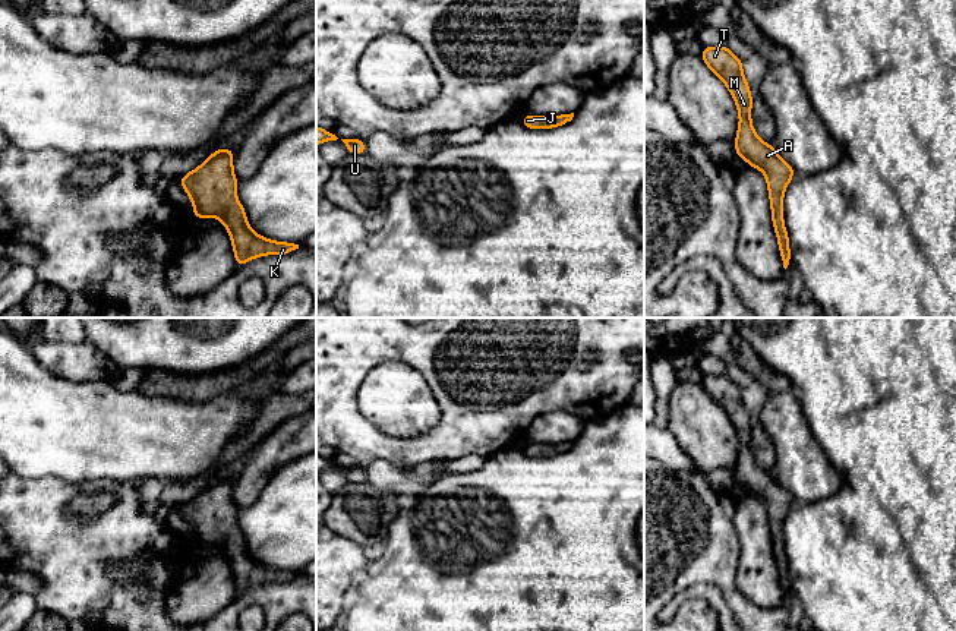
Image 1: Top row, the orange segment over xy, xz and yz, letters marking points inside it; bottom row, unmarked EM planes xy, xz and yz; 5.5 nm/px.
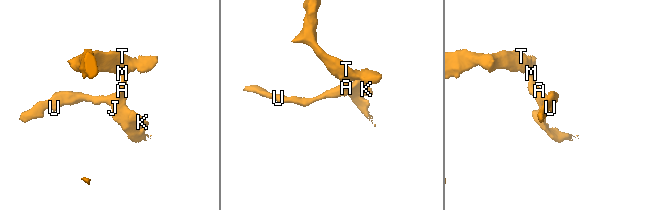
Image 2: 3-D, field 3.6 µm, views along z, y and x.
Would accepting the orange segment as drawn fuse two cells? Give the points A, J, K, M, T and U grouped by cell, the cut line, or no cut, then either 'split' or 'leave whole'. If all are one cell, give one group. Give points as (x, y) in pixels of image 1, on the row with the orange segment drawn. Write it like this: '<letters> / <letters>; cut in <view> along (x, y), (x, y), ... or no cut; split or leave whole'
A J K M T U; no cut; leave whole

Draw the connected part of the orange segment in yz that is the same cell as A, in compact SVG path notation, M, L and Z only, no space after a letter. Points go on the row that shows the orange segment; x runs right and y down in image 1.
M726 45L703 47L701 59L709 69L719 76L731 91L739 113L739 127L735 139L736 155L744 158L751 167L766 174L772 220L780 249L783 268L792 262L789 252L789 237L783 224L783 192L795 176L793 168L785 163L773 145L764 143L751 124L753 97L745 82L742 61L733 56Z

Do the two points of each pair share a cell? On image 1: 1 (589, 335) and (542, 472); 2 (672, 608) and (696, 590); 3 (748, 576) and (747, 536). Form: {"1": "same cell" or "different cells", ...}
{"1": "different cells", "2": "same cell", "3": "same cell"}

